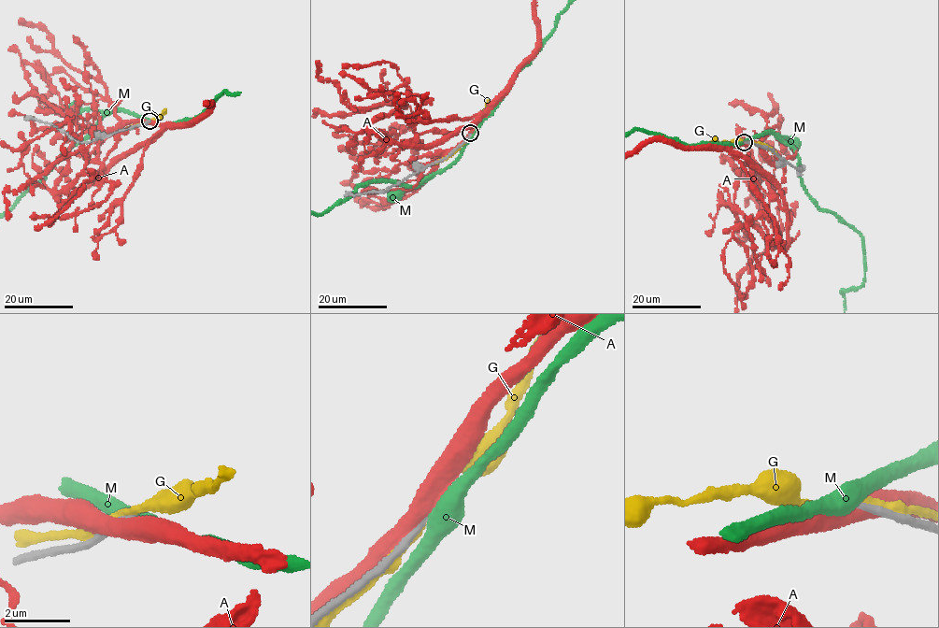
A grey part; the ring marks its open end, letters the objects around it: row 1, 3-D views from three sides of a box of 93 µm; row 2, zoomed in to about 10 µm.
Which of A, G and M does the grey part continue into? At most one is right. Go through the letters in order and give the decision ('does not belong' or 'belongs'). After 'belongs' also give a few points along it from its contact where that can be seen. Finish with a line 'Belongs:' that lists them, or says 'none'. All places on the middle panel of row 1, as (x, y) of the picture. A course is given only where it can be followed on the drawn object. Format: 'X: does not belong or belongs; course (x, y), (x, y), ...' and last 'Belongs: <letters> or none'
A: does not belong
G: does not belong
M: does not belong
Belongs: none

